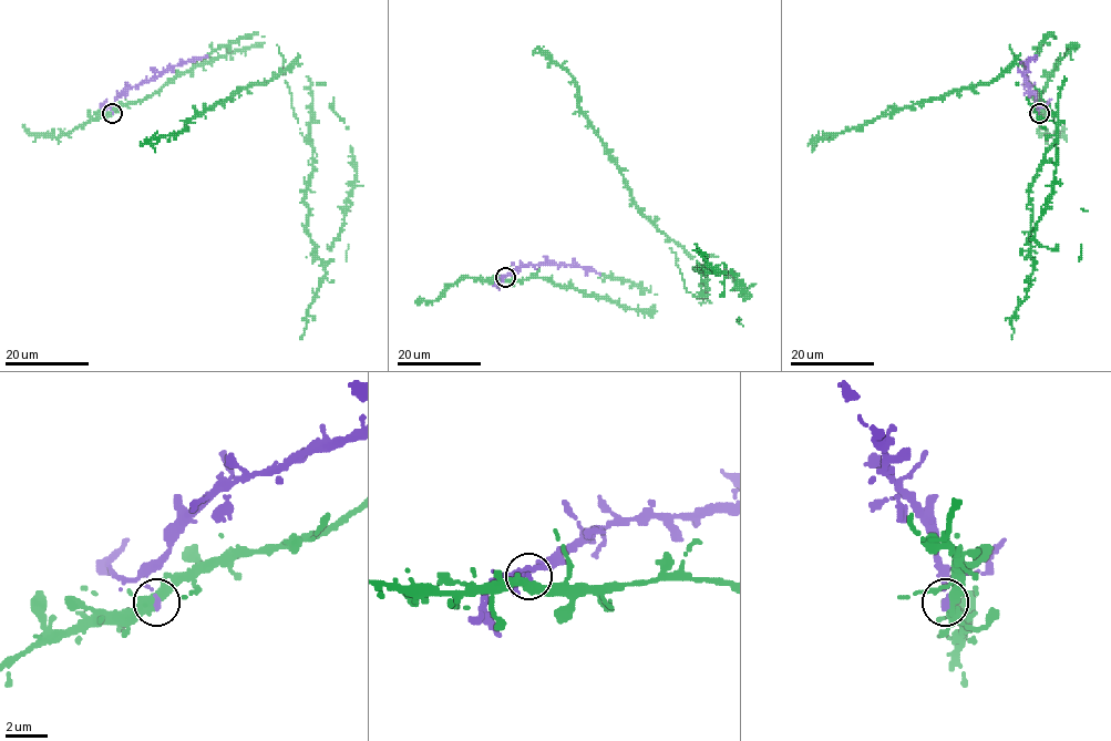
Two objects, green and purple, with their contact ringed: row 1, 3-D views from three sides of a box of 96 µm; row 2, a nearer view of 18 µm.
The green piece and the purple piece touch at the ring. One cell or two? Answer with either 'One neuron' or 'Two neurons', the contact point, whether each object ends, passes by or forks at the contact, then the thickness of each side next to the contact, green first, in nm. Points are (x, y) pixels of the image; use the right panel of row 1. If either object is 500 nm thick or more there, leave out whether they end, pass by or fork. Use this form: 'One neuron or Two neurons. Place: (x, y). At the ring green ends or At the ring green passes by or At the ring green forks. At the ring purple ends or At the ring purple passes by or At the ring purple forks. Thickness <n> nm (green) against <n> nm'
One neuron. Place: (1039, 113). At the ring green forks. At the ring purple ends. Thickness 360 nm (green) against 240 nm

